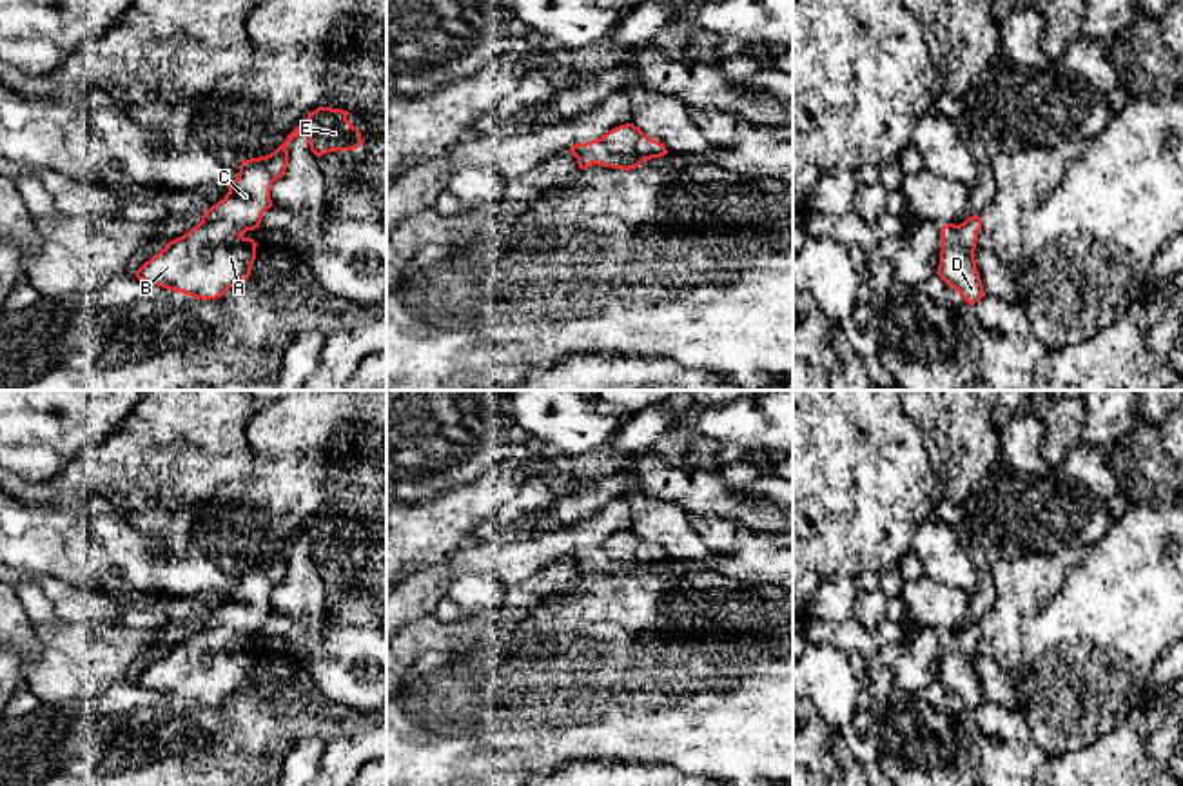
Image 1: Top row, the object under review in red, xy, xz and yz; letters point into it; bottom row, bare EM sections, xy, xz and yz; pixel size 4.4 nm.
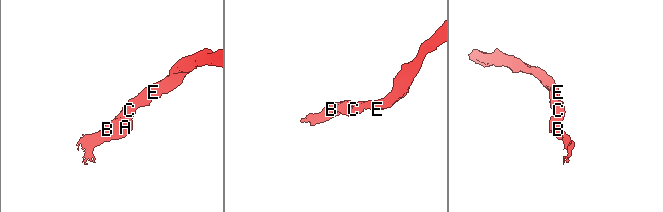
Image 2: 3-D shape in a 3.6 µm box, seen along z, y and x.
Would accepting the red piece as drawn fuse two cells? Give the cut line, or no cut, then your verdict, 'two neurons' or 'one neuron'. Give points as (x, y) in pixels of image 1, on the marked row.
no cut | one neuron

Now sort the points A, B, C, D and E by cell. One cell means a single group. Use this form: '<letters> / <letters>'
A B C D E

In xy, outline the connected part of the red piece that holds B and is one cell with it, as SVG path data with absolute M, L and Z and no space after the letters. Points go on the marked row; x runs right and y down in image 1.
M318 107L274 152L243 160L225 198L196 227L145 261L136 278L196 300L221 298L230 287L247 281L258 243L243 234L258 229L263 212L272 207L270 189L288 167L288 143L303 133L318 158L332 151L354 151L363 140L348 116L343 109Z

